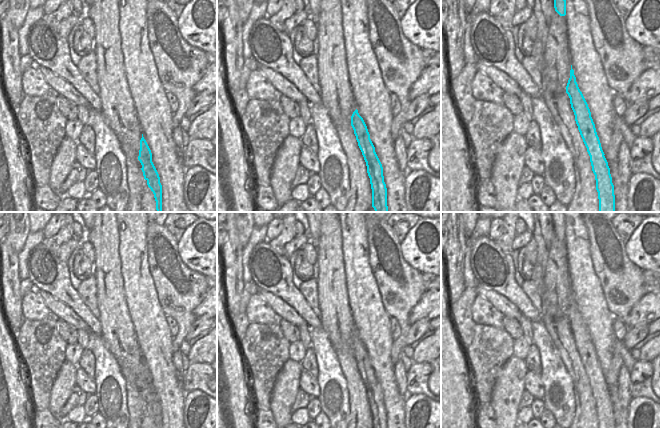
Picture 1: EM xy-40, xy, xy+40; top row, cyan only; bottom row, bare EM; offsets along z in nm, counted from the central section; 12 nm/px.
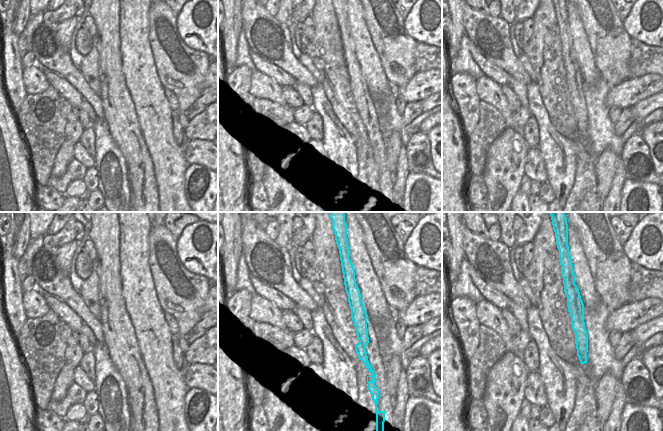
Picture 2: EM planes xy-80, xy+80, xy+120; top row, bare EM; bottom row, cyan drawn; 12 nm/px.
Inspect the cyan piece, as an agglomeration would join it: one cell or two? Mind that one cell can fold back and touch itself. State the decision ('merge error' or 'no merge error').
no merge error

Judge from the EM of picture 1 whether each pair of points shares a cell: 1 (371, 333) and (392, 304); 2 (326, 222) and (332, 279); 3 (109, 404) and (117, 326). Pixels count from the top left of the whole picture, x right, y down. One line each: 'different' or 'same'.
1: different
2: same
3: different

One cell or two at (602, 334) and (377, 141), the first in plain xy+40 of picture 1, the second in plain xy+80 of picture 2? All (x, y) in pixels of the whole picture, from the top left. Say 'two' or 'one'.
two

